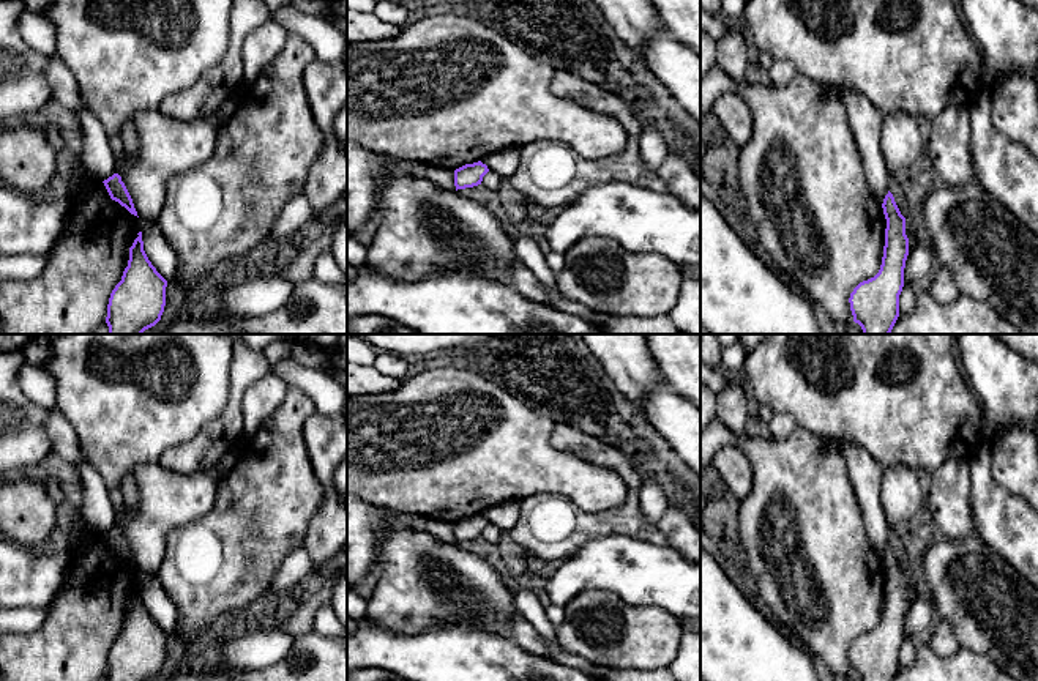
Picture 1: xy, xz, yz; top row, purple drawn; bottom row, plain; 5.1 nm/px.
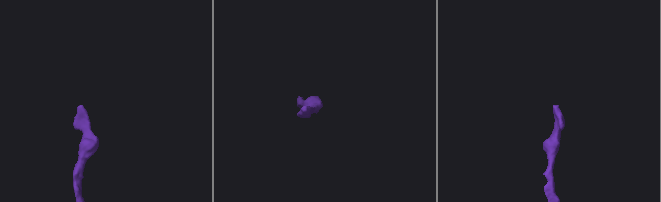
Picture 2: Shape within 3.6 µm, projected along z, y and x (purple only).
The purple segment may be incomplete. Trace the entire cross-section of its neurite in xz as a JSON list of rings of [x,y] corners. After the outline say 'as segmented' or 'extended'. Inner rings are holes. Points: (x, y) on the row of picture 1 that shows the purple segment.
[[[481,161],[465,164],[454,170],[454,186],[457,189],[473,188],[481,184],[483,177],[489,172],[487,166]]]; as segmented

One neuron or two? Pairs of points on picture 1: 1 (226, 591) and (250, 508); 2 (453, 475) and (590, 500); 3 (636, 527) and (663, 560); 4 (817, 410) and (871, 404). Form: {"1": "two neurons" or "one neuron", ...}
{"1": "one neuron", "2": "one neuron", "3": "two neurons", "4": "one neuron"}

